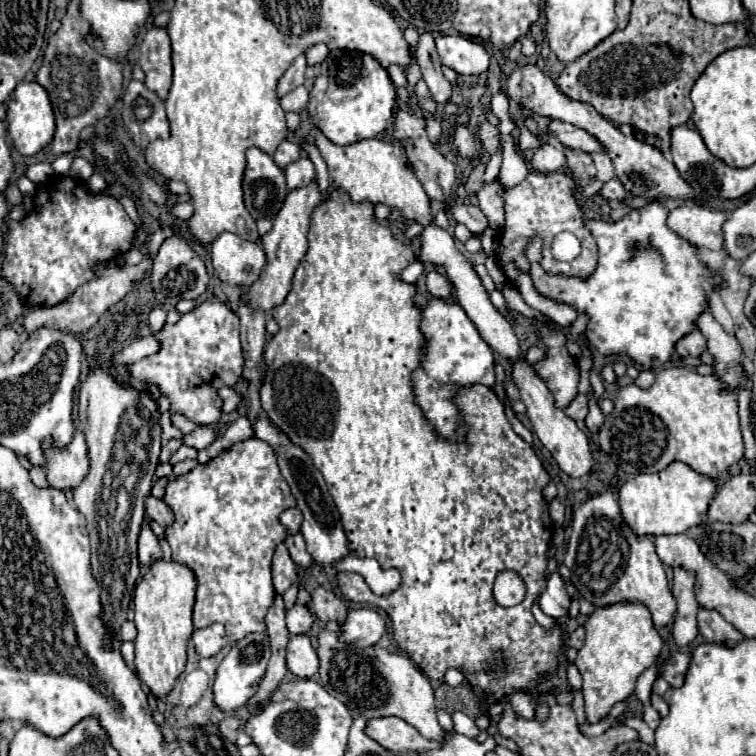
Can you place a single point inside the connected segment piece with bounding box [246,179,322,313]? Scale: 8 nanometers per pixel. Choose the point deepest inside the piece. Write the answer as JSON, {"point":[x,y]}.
{"point":[286,243]}

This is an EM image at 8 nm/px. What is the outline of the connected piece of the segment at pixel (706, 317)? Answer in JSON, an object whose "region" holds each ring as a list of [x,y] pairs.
{"region":[[[704,311],[698,321],[698,329],[708,339],[708,351],[716,357],[716,375],[728,383],[732,389],[738,389],[744,375],[744,355],[740,343],[730,337],[712,317],[710,311]]]}

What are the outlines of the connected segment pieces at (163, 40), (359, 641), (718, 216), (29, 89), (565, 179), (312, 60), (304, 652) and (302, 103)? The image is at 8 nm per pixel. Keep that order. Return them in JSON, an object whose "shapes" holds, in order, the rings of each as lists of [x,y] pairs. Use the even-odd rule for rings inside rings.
{"shapes":[[[[150,27],[140,39],[138,65],[146,73],[146,85],[160,99],[166,99],[172,85],[172,47],[168,31]]],[[[364,605],[364,607],[356,607],[348,613],[348,619],[344,625],[340,625],[342,641],[354,643],[356,647],[370,647],[376,645],[380,641],[380,637],[386,633],[386,623],[382,619],[382,615]]],[[[686,203],[670,211],[668,227],[690,241],[692,245],[722,251],[724,249],[724,233],[722,225],[726,223],[728,215],[708,207],[700,207],[696,203]]],[[[20,81],[14,89],[14,97],[8,101],[8,131],[10,137],[14,141],[14,147],[22,153],[22,155],[34,155],[40,149],[44,149],[52,137],[54,137],[54,127],[56,127],[56,119],[54,119],[54,111],[52,111],[52,103],[48,97],[48,91],[38,83],[38,81]]],[[[532,171],[528,173],[528,177],[518,183],[516,187],[510,187],[504,191],[504,211],[506,211],[506,223],[504,227],[498,231],[496,241],[498,241],[498,265],[502,267],[506,279],[518,287],[518,275],[520,273],[528,273],[528,259],[524,257],[524,245],[528,241],[530,235],[538,233],[544,239],[544,259],[542,259],[542,269],[550,275],[564,275],[564,277],[578,277],[578,279],[588,279],[598,263],[598,247],[596,241],[592,237],[592,233],[588,231],[586,223],[584,223],[584,205],[576,199],[576,179],[568,173],[556,171],[556,173],[538,173]],[[562,231],[570,231],[574,233],[580,243],[582,243],[582,253],[570,261],[558,261],[552,257],[552,241],[558,233]]],[[[316,43],[316,45],[312,45],[312,47],[306,51],[308,65],[316,65],[316,63],[324,61],[326,55],[328,55],[328,47],[326,47],[324,43]]],[[[294,635],[286,649],[288,669],[302,679],[310,679],[318,673],[318,655],[312,649],[308,635]]],[[[300,85],[300,87],[296,87],[294,91],[290,91],[288,95],[284,95],[282,99],[280,99],[280,107],[284,109],[284,111],[302,111],[302,109],[306,109],[306,105],[308,105],[308,91],[306,91],[306,87],[304,85]]]]}

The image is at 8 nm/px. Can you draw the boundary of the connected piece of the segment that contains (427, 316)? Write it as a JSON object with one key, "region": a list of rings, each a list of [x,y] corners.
{"region":[[[432,299],[424,307],[424,337],[428,341],[426,357],[422,359],[420,369],[416,369],[414,389],[416,401],[426,411],[432,425],[444,437],[464,437],[464,427],[460,425],[460,415],[450,403],[456,385],[474,385],[482,383],[492,387],[496,381],[494,375],[494,355],[488,343],[480,337],[476,325],[468,319],[464,309],[456,303],[446,303],[442,299]]]}

